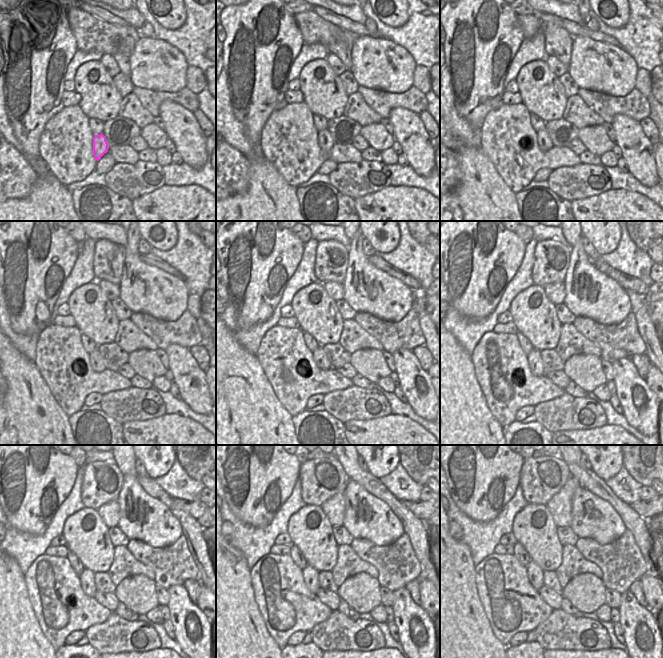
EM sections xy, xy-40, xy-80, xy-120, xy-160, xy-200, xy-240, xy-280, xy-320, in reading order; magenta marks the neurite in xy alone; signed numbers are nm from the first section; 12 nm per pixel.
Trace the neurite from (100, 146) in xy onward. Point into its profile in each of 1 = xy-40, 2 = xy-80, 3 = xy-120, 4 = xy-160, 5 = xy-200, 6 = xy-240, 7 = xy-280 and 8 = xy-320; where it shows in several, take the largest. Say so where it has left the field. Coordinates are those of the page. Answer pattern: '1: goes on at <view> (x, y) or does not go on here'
1: goes on at xy-40 (325, 141)
2: goes on at xy-80 (544, 141)
3: goes on at xy-120 (97, 364)
4: goes on at xy-160 (320, 359)
5: goes on at xy-200 (534, 357)
6: goes on at xy-240 (86, 578)
7: goes on at xy-280 (310, 576)
8: goes on at xy-320 (534, 573)

